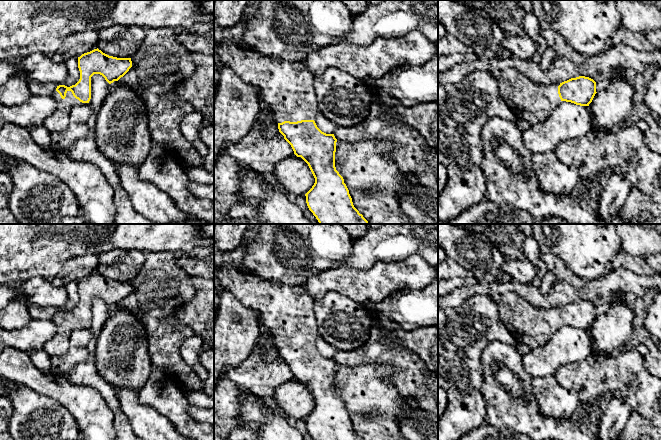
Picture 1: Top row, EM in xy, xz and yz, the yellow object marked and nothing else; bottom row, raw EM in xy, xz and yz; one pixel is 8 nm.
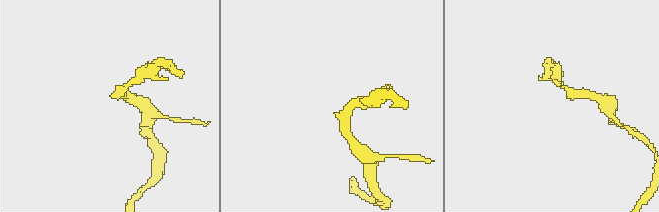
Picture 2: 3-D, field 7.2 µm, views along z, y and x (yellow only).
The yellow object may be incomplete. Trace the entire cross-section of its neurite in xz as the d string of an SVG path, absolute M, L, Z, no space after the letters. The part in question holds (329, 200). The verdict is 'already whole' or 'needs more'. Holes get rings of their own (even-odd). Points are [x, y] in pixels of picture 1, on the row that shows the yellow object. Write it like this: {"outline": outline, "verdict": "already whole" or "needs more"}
{"outline": "M231 39L214 41L214 55L220 65L231 68L243 82L257 88L262 104L274 113L279 132L291 145L294 154L309 166L315 183L305 194L309 210L319 224L369 224L354 207L343 177L335 167L336 142L334 134L322 132L315 123L319 113L318 100L314 91L314 74L304 62L288 62L255 51L246 50Z", "verdict": "needs more"}

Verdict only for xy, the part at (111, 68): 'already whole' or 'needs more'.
needs more

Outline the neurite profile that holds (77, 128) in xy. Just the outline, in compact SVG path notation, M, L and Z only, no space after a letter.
M76 103L70 109L70 119L67 128L60 132L52 132L50 148L54 150L65 150L83 138L93 136L88 128L87 122L91 115L89 103Z

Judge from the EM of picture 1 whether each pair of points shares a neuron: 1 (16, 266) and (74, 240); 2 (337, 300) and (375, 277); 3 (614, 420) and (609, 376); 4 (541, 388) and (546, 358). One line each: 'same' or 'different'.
1: same
2: different
3: different
4: different

